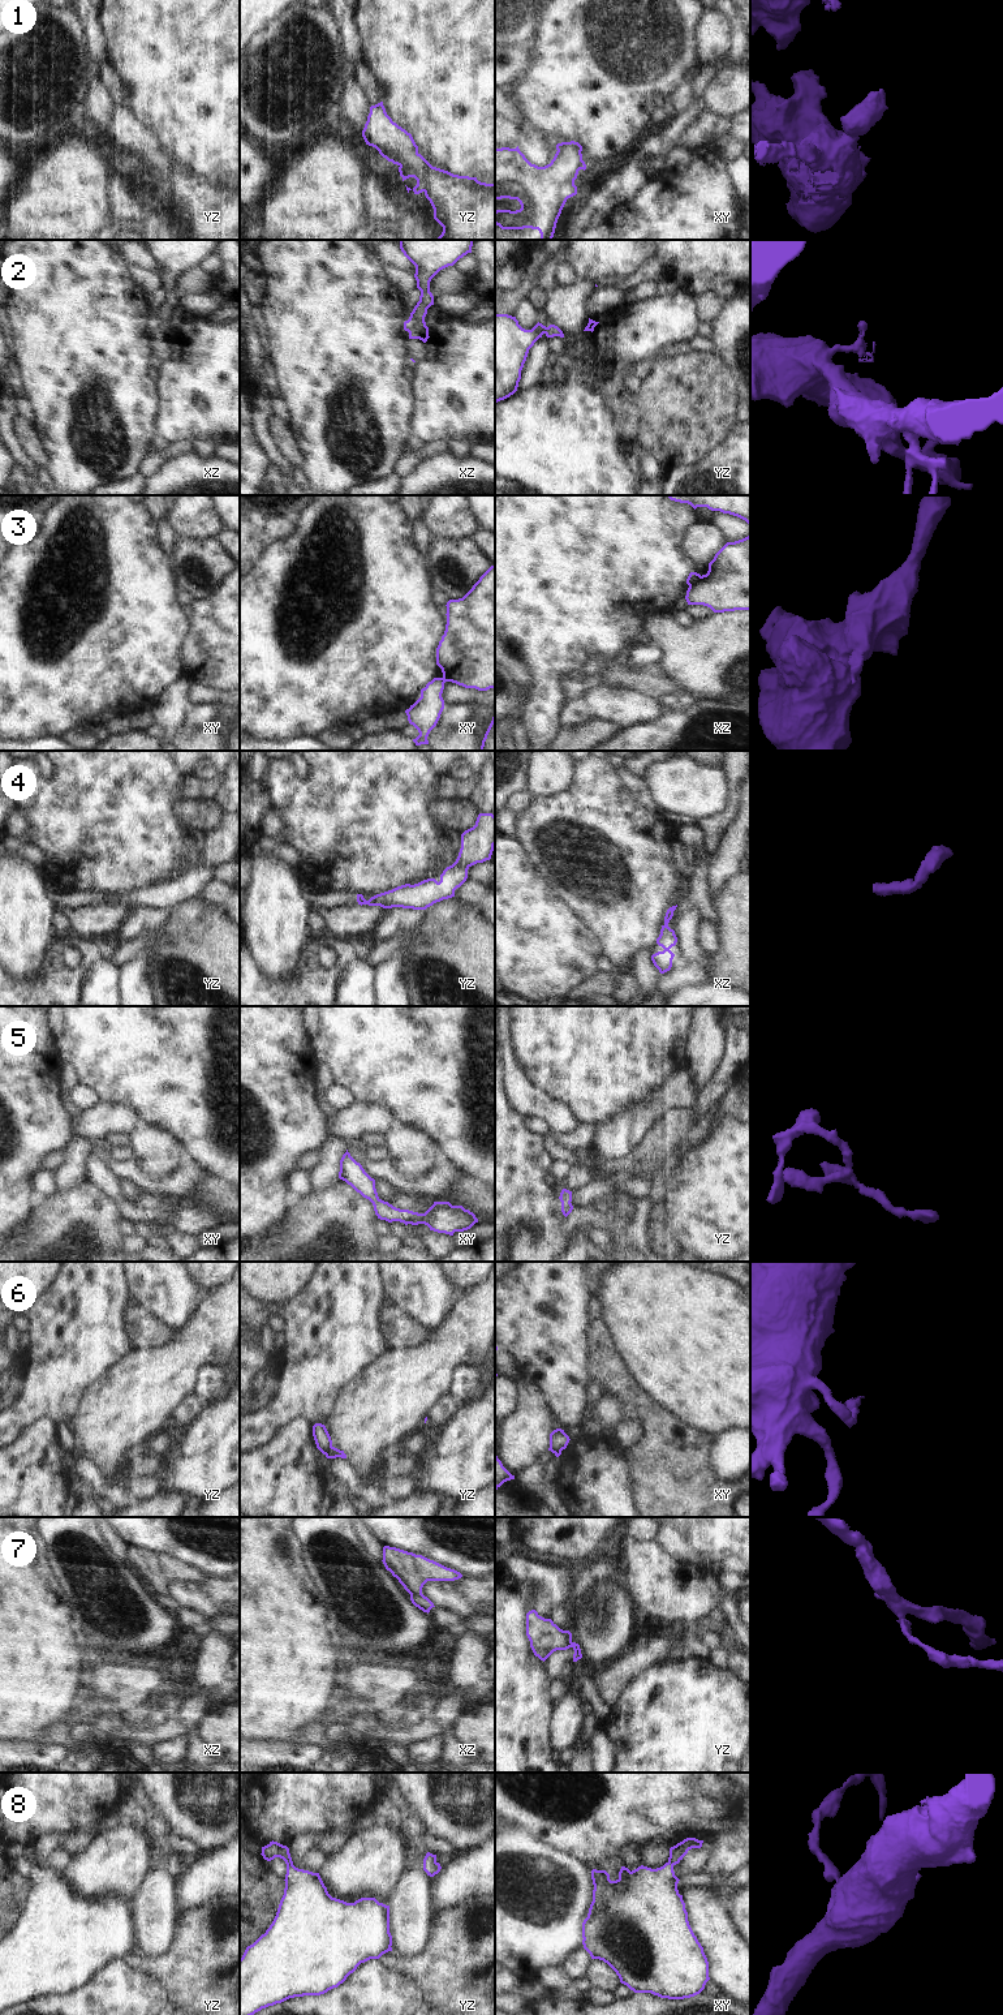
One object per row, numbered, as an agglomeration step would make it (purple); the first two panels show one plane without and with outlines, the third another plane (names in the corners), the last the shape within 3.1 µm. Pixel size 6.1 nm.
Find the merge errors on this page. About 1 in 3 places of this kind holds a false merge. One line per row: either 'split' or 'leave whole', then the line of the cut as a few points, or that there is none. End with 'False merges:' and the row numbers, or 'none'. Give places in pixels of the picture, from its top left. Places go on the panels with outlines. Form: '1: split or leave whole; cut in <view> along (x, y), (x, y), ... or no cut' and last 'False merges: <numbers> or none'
1: leave whole; no cut
2: leave whole; no cut
3: split; cut in xz along (700, 575), (689, 585)
4: leave whole; no cut
5: leave whole; no cut
6: split; cut in yz along (331, 1446), (324, 1453)
7: split; cut in xz along (410, 1593), (421, 1594)
8: leave whole; no cut
False merges: 3, 6, 7

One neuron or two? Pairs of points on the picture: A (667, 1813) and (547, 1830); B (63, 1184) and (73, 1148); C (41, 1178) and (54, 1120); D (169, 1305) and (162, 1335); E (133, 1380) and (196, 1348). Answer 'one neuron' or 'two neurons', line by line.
A: one neuron
B: one neuron
C: two neurons
D: two neurons
E: one neuron

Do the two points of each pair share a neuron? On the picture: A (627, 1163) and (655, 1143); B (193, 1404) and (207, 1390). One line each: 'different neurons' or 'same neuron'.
A: same neuron
B: different neurons

